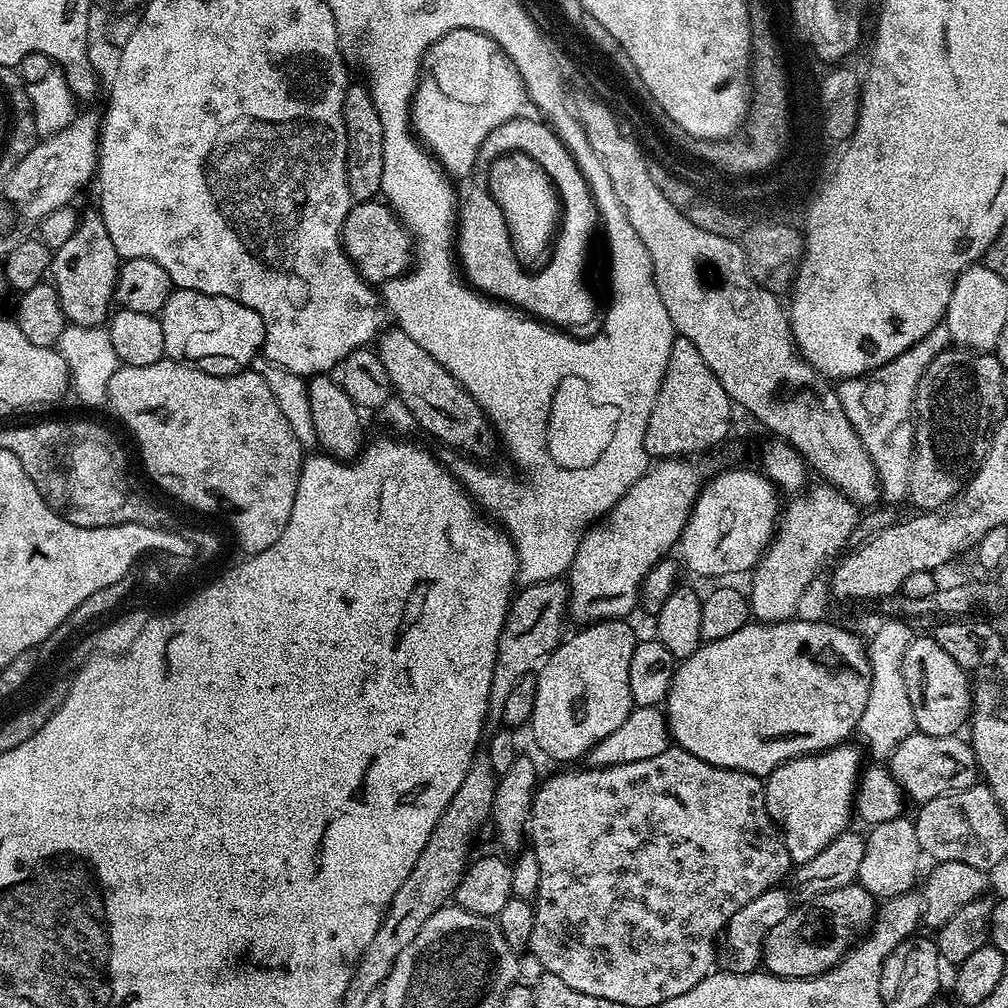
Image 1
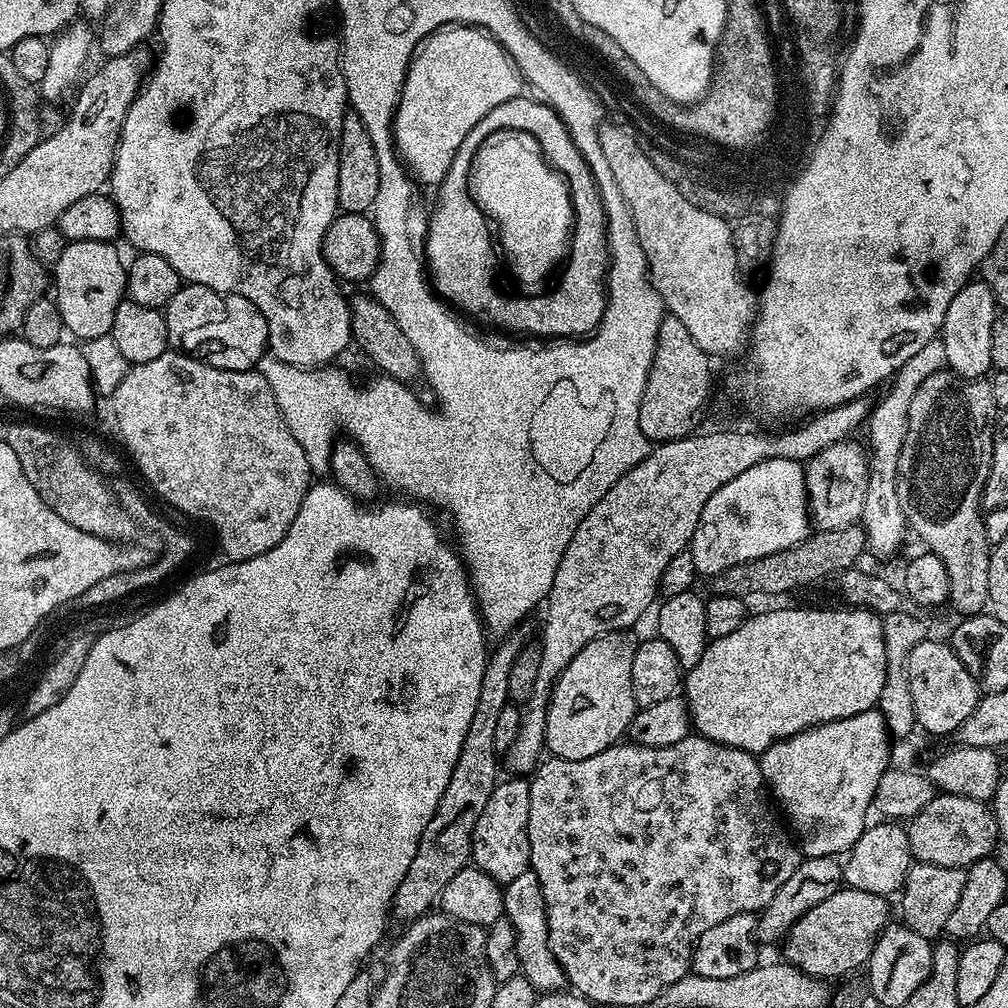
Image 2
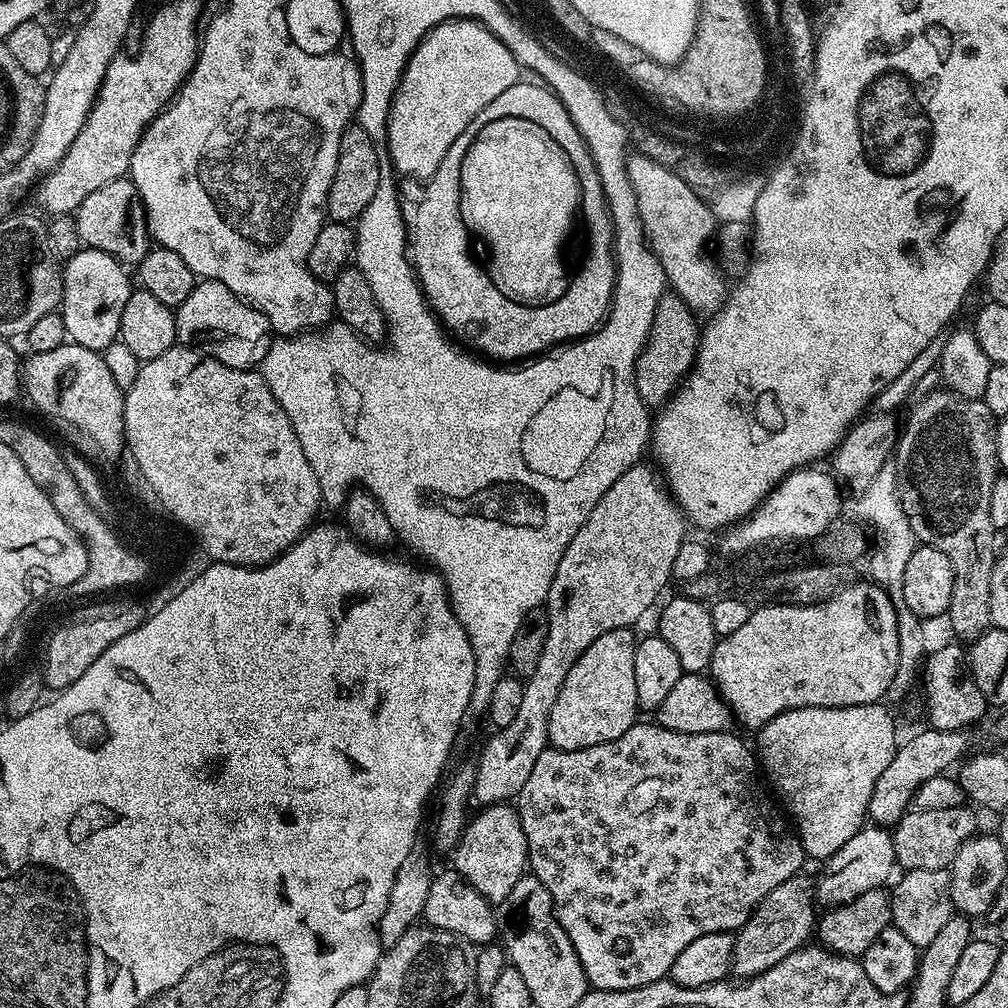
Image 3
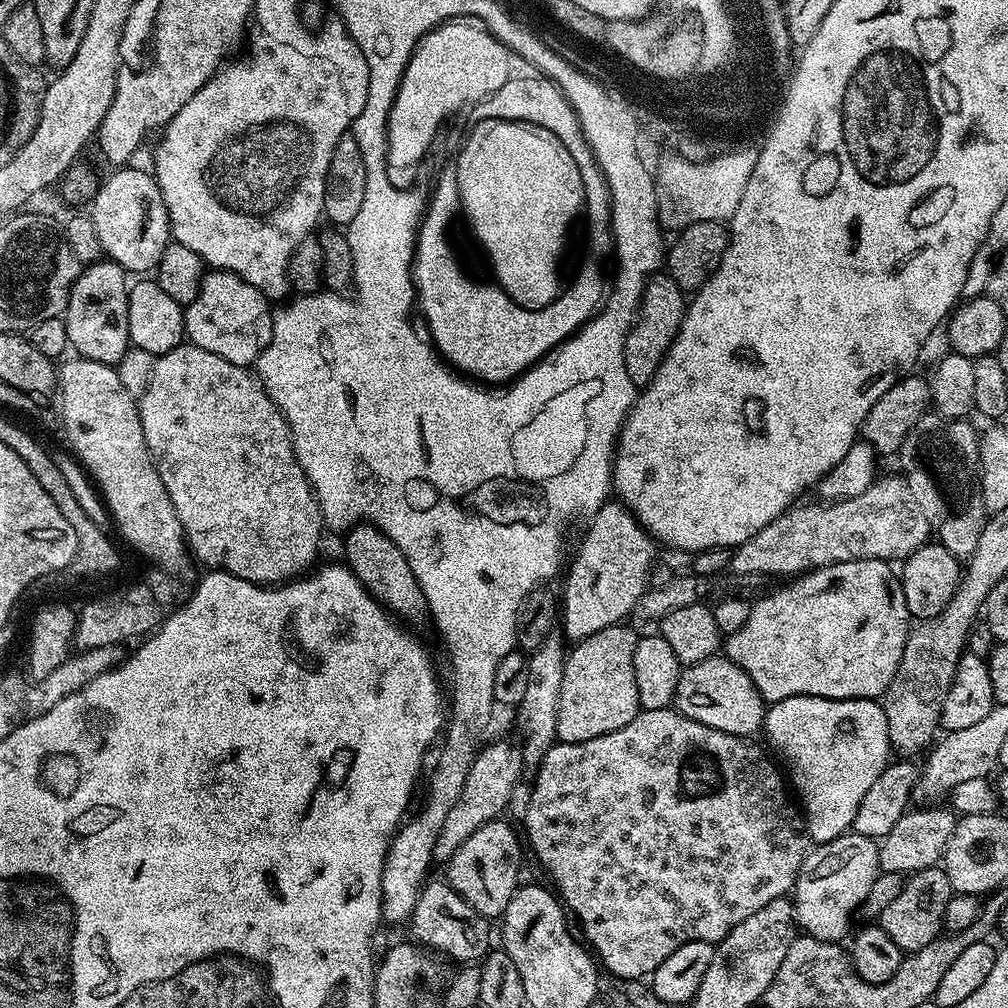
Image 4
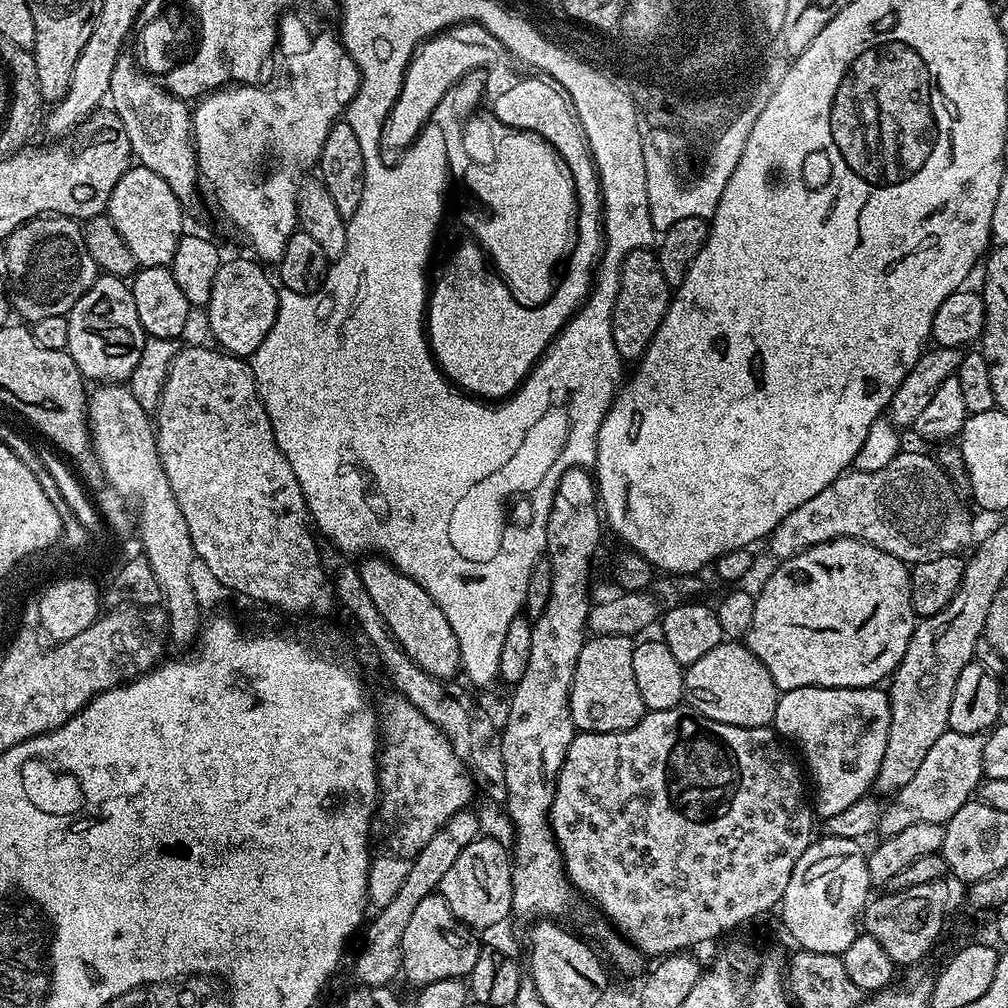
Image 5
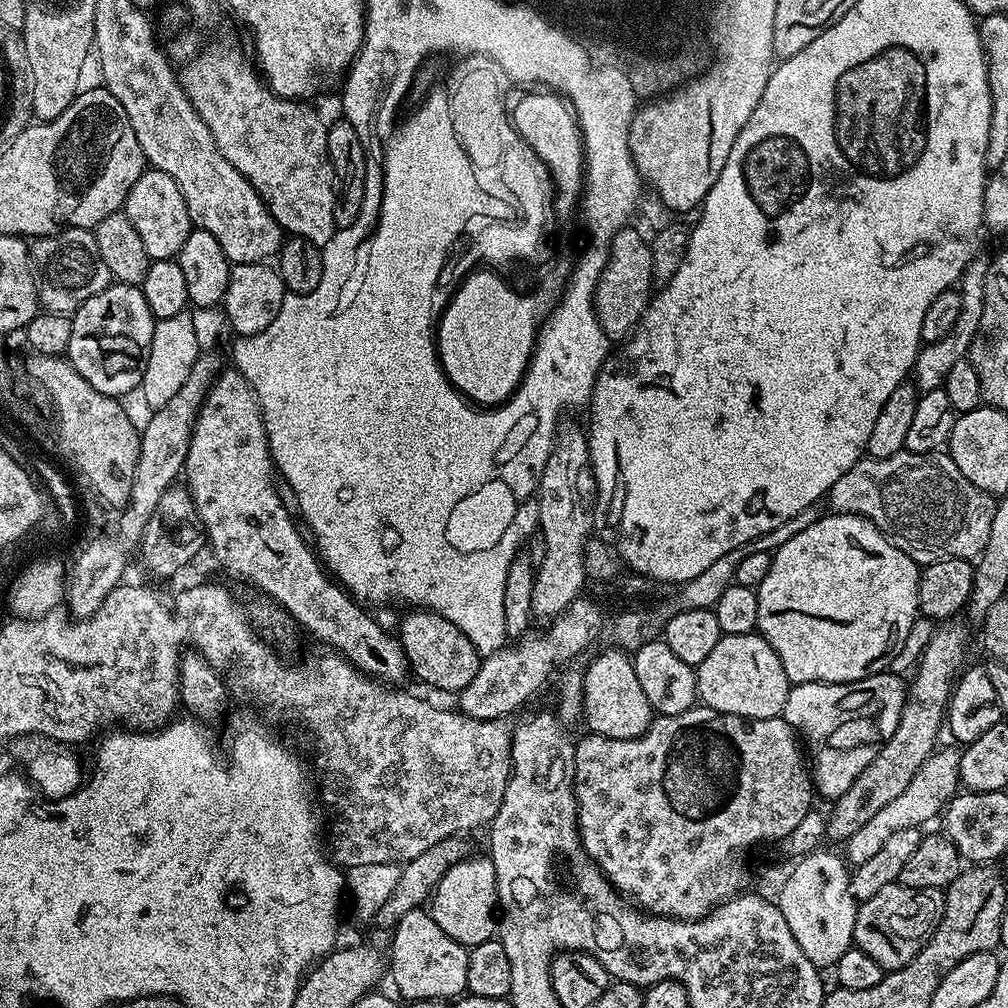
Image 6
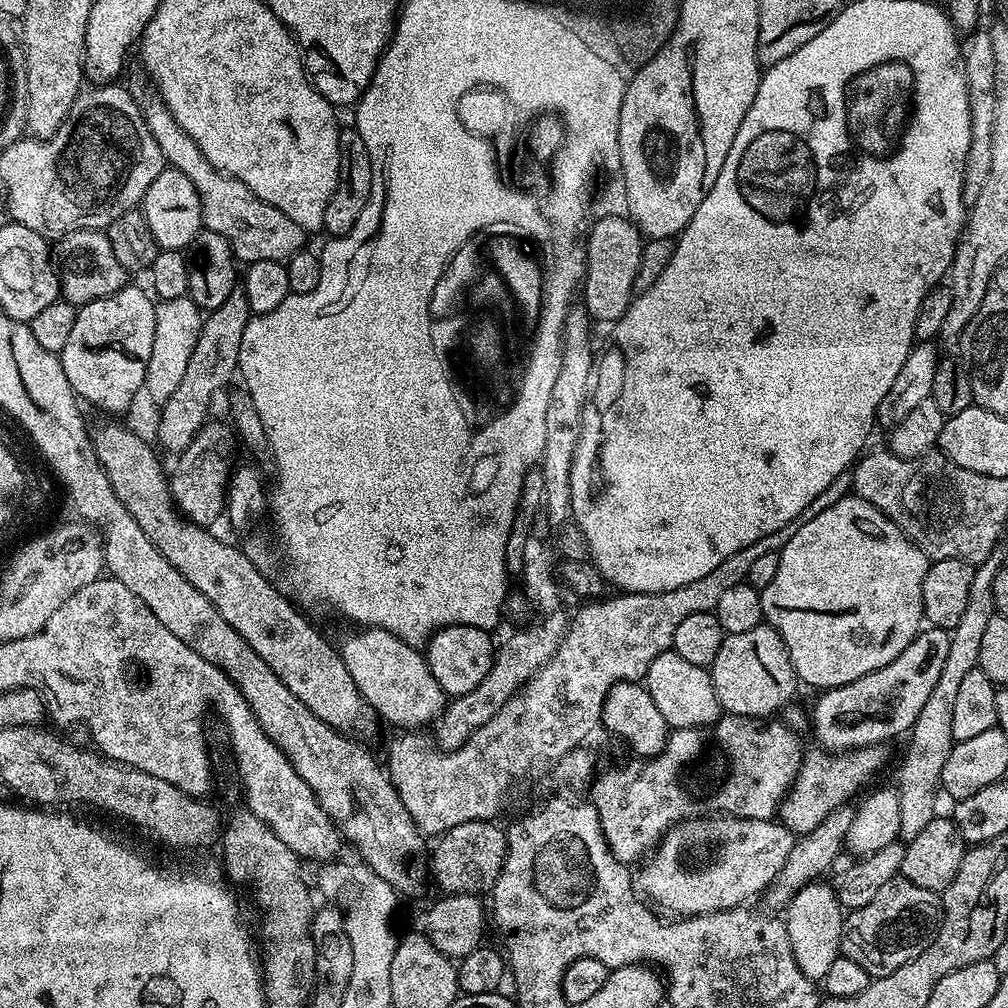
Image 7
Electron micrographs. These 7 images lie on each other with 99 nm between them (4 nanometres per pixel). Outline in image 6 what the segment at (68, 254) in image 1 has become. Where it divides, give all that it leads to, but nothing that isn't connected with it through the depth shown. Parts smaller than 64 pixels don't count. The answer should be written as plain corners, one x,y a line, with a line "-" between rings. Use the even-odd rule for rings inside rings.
111,283
106,290
94,294
82,306
71,313
72,329
70,330
70,346
66,359
72,363
74,370
107,396
124,398
127,392
136,392
144,380
146,362
150,354
150,342
154,338
154,326
157,319
153,316
150,306
146,306
143,287
135,284

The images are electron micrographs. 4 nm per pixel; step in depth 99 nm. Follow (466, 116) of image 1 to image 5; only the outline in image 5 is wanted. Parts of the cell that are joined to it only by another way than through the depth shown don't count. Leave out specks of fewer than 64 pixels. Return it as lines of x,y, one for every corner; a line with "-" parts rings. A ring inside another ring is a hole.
453,24
435,36
429,36
408,62
404,80
400,83
400,93
391,108
387,109
380,126
380,151
385,157
396,158
413,144
424,125
432,120
442,94
450,90
467,72
484,70
502,56
502,45
490,30
480,24

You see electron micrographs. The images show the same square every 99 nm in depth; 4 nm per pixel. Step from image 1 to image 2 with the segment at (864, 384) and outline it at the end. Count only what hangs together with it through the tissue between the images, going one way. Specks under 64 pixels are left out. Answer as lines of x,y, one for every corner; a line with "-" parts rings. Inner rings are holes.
936,337
926,344
912,358
902,365
899,371
893,376
889,383
890,388
881,398
880,402
873,405
869,417
866,421
866,429
868,428
868,448
870,451
870,473
868,480
866,502
863,504
863,514
860,522
866,531
867,545
869,549
876,553
886,556
894,553
900,546
904,532
906,533
907,524
901,508
898,506
898,498
896,492
896,476
898,468
898,458
901,456
902,446
905,444
906,431
909,429
909,410
911,399
917,393
918,386
930,378
932,373
943,371
947,367
946,346
941,337

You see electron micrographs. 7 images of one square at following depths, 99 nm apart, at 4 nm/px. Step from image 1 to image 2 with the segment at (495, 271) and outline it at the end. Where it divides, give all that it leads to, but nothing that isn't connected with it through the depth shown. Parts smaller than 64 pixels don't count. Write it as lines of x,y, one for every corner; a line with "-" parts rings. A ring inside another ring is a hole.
521,94
510,102
502,102
502,106
494,106
494,110
490,110
490,114
486,114
470,134
466,134
466,142
458,146
458,154
454,154
454,162
446,178
435,189
436,205
428,216
422,256
436,295
457,313
473,316
484,324
493,324
508,332
525,332
528,336
584,338
599,328
604,318
604,307
608,304
606,281
610,253
604,203
600,200
596,179
560,121
560,115
539,99
527,100
526,97
-
547,159
561,174
548,165
-
469,164
474,165
474,172
480,178
480,197
477,200
468,193
-
510,170
514,176
518,174
518,178
526,176
526,184
546,184
550,188
556,184
556,188
560,188
562,202
552,202
552,208
560,210
540,218
540,226
536,226
538,246
534,246
532,230
526,266
518,266
522,272
519,287
523,291
532,292
542,287
559,266
560,259
567,254
568,239
572,236
572,249
568,252
568,265
564,268
560,288
554,289
549,296
500,296
496,276
492,273
492,256
488,253
489,225
476,202
490,200
486,194
490,190
492,200
500,198
504,202
508,196
504,192
504,182
510,176
-
572,216
576,219
573,228

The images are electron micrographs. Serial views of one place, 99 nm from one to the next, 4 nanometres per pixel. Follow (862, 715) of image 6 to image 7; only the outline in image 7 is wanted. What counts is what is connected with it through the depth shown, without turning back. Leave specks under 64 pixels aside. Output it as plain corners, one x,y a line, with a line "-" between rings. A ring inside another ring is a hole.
925,627
886,666
866,674
849,684
843,684
837,688
829,688
821,691
816,700
816,705
812,708
812,728
816,731
816,740
821,749
833,754
843,754
849,750
857,748
870,748
888,742
891,736
896,736
899,732
907,733
911,729
913,722
918,718
922,706
926,706
926,698
930,698
930,693
934,690
934,685
938,682
938,677
942,675
942,666
946,662
946,654
950,650
948,641
949,633
943,628

